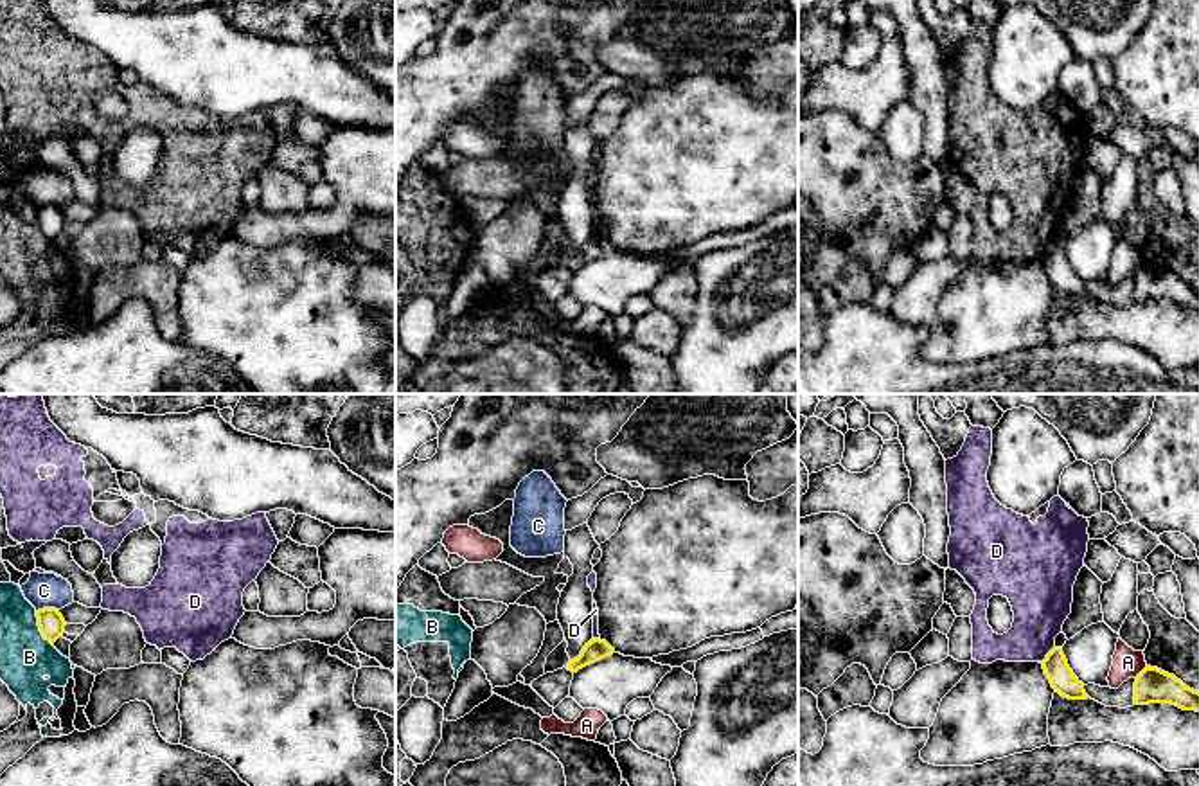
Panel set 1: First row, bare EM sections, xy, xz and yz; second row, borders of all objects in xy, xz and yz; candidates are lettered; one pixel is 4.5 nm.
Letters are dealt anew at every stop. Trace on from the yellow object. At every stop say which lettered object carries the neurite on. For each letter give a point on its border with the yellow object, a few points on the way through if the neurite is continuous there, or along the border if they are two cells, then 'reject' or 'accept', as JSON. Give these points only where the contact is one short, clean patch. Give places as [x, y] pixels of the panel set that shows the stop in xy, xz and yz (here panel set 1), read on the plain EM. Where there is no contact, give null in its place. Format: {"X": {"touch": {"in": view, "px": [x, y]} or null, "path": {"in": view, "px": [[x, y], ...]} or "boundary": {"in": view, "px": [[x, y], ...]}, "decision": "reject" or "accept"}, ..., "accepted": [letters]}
{"A": {"touch": {"in": "yz", "px": [1142, 268]}, "decision": "reject"}, "B": {"touch": {"in": "xy", "px": [40, 225]}, "boundary": {"in": "xy", "px": [[35, 209], [38, 227], [51, 241]]}, "decision": "reject"}, "C": {"touch": {"in": "xy", "px": [47, 205]}, "boundary": {"in": "xy", "px": [[58, 205], [40, 205], [36, 209]]}, "decision": "reject"}, "D": {"touch": {"in": "yz", "px": [1047, 252]}, "boundary": {"in": "yz", "px": [[1054, 243], [1041, 259]]}, "decision": "reject"}, "accepted": []}

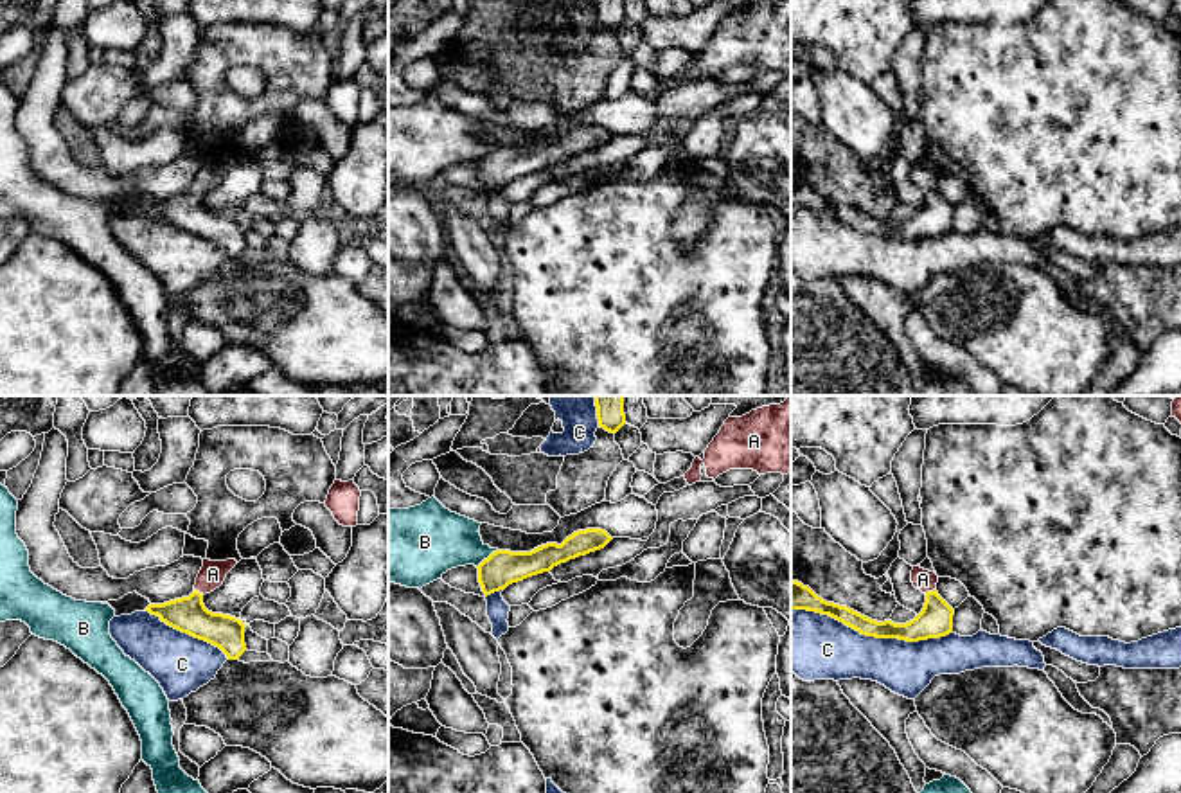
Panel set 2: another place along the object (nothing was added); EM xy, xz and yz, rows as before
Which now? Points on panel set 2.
{"A": {"touch": {"in": "yz", "px": [930, 189]}, "path": {"in": "yz", "px": [[935, 218], [935, 202], [930, 189], [923, 177]]}, "decision": "accept"}, "B": {"touch": {"in": "xz", "px": [488, 155]}, "decision": "reject"}, "C": {"touch": {"in": "yz", "px": [872, 232]}, "decision": "reject"}, "accepted": ["A"]}

